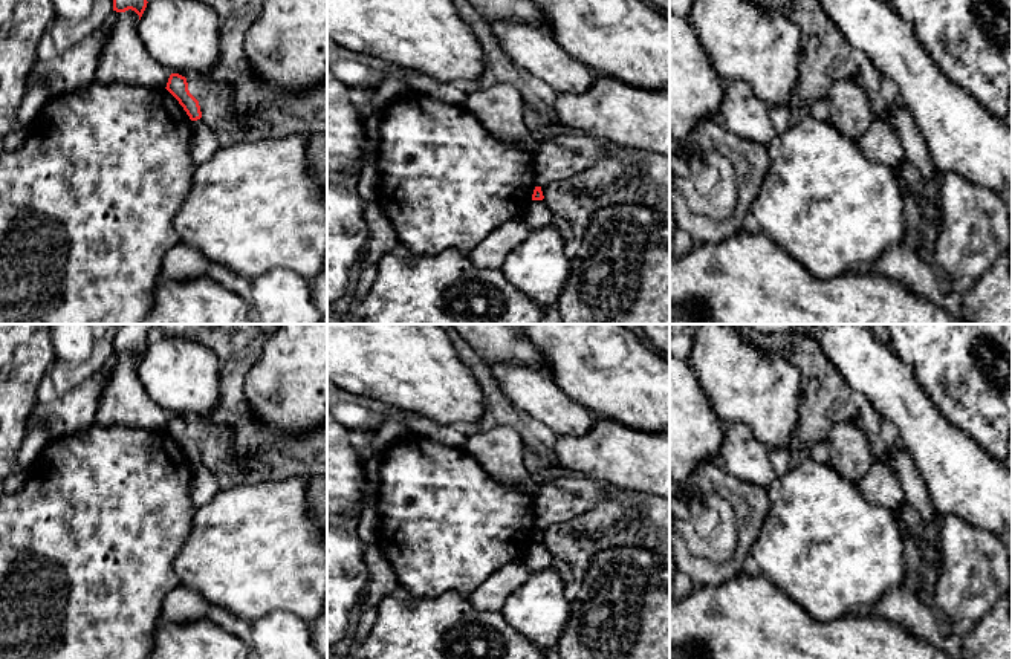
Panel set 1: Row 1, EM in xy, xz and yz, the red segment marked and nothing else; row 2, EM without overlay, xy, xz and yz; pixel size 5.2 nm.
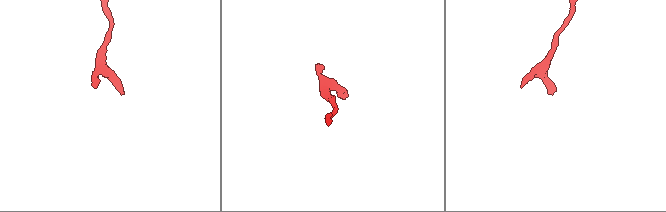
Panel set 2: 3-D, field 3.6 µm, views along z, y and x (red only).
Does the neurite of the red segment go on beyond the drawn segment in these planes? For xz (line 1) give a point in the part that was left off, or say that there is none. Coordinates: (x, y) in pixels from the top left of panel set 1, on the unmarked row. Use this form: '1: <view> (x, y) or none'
1: none

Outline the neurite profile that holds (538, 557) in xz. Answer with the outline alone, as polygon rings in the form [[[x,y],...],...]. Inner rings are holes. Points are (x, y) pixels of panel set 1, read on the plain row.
[[[532,543],[523,560],[529,572],[543,570],[553,566],[553,555],[544,543]]]

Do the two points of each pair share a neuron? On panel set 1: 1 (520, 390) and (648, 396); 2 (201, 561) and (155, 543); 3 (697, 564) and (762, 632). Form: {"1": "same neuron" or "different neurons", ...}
{"1": "different neurons", "2": "different neurons", "3": "different neurons"}

